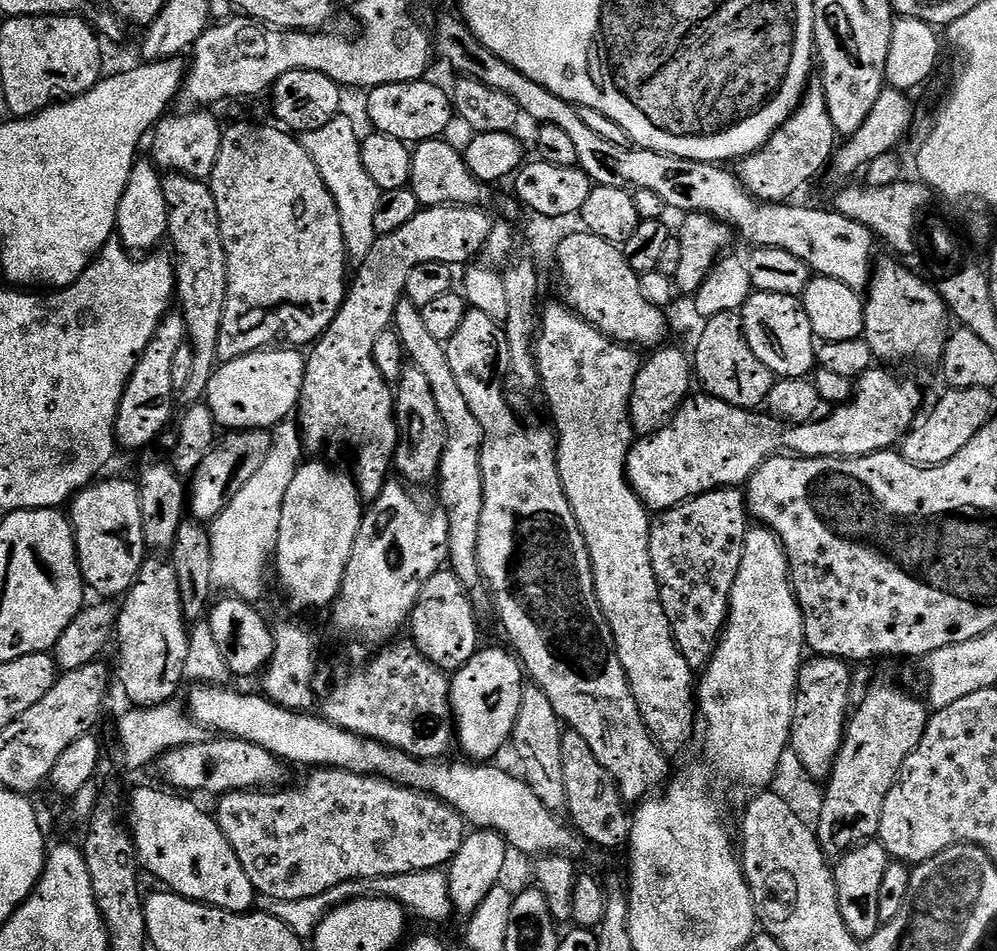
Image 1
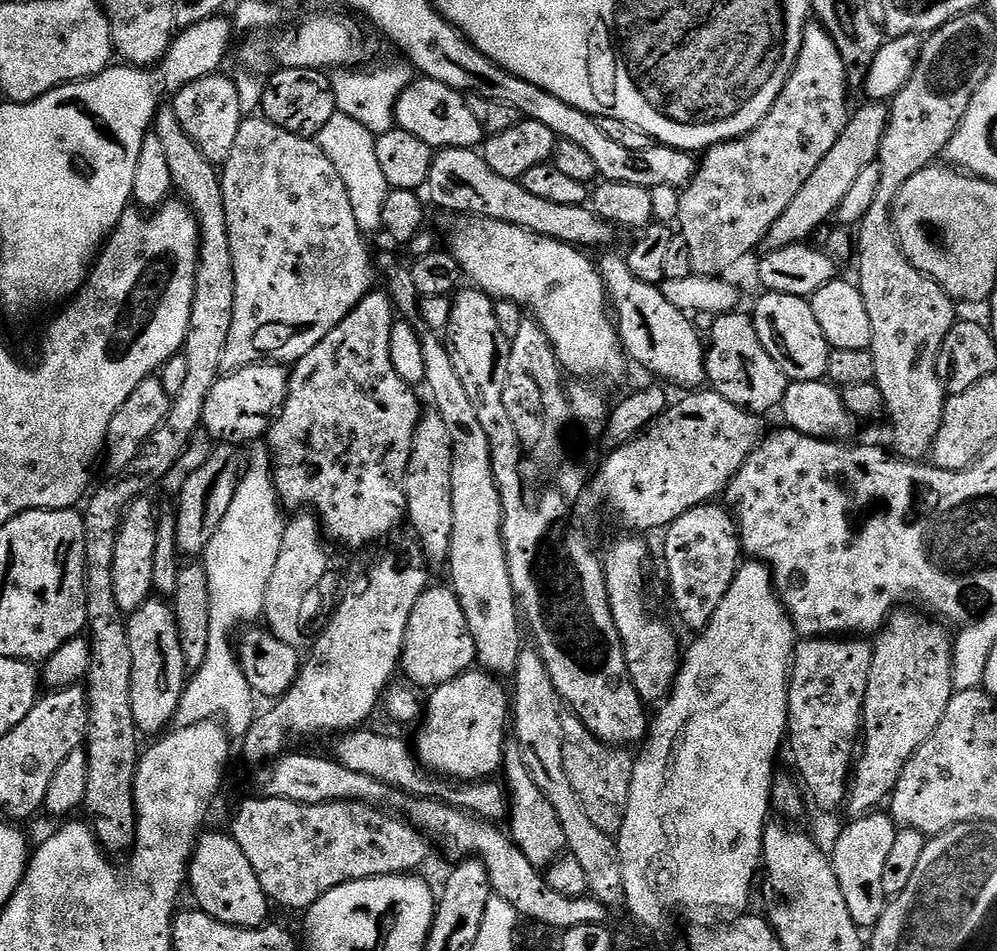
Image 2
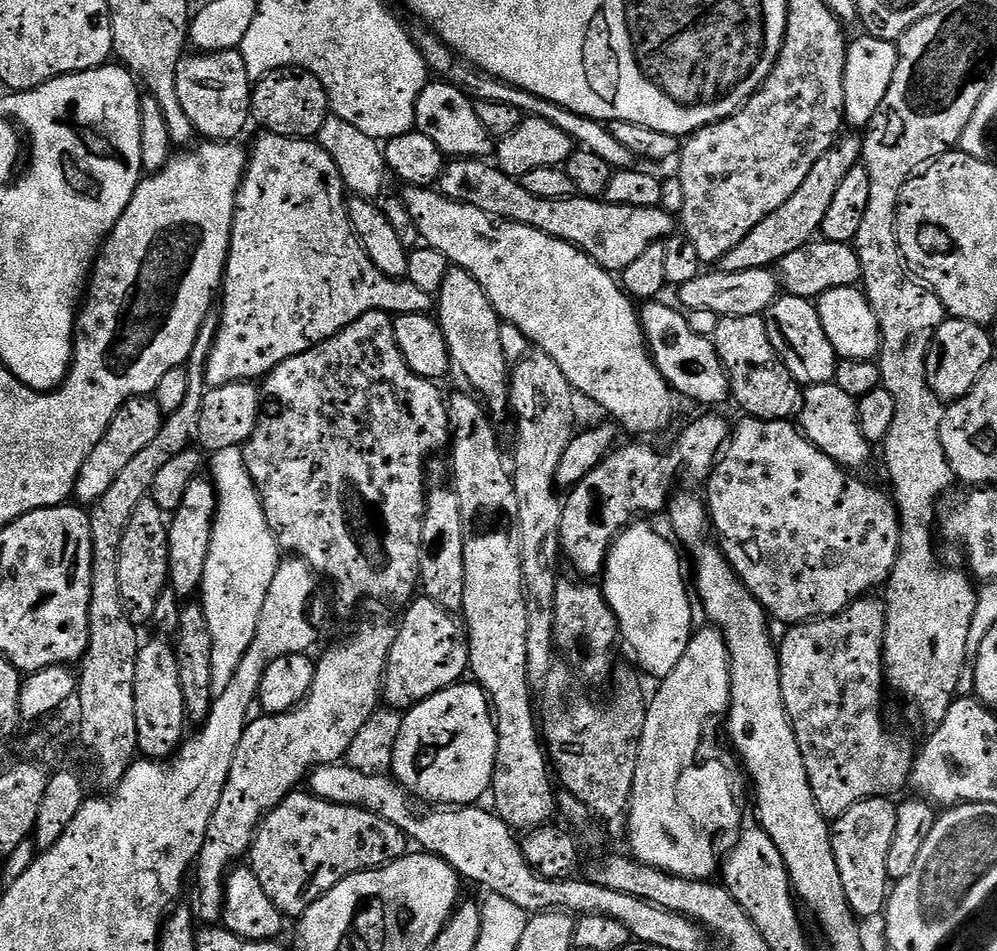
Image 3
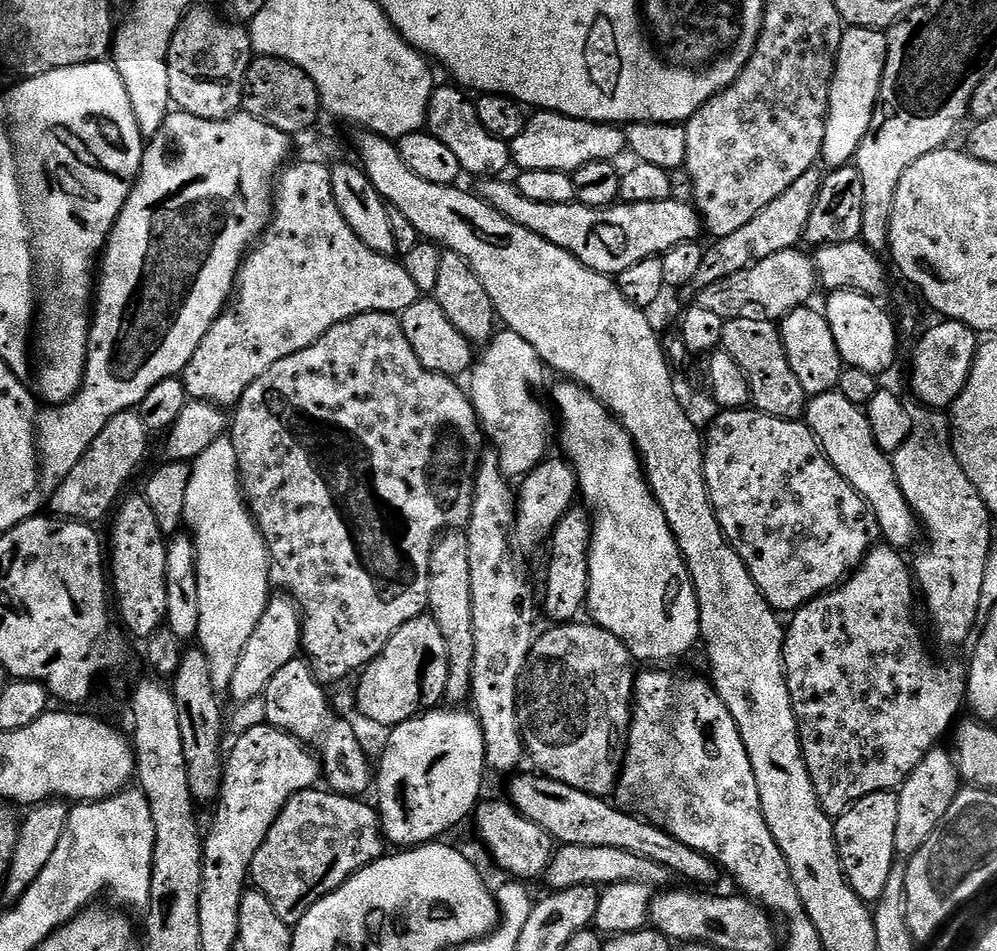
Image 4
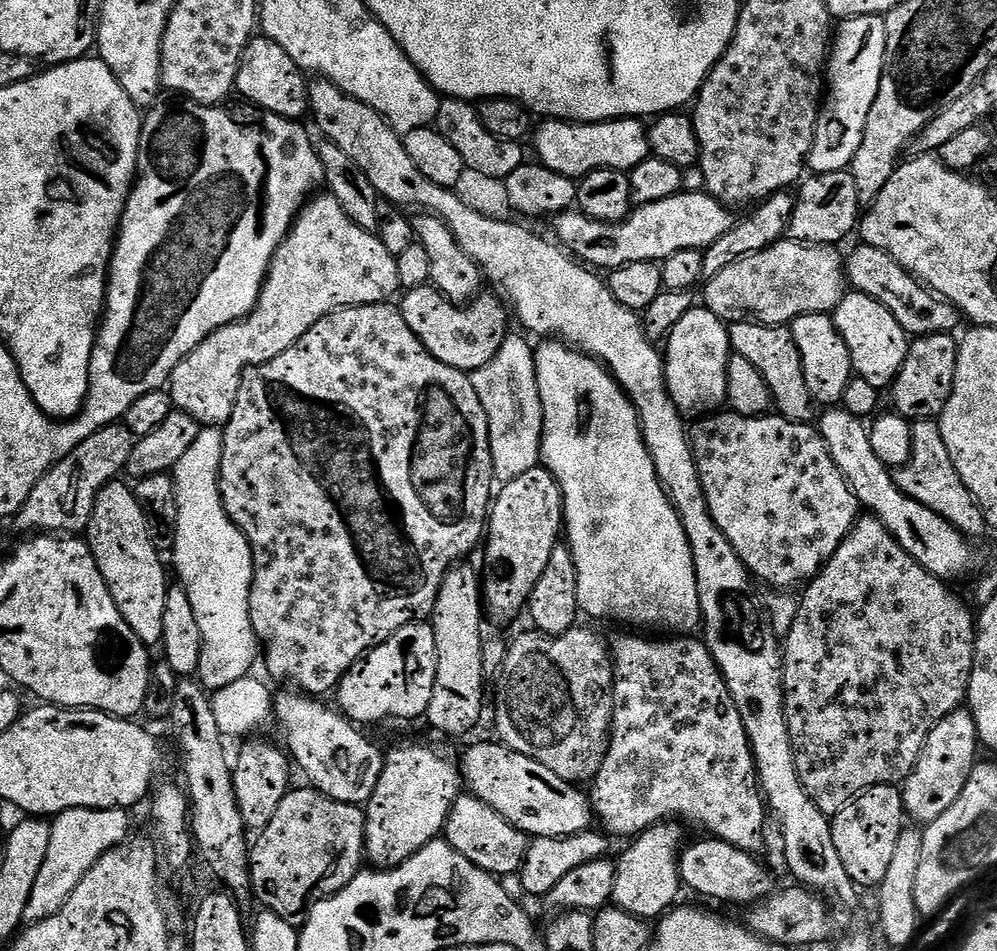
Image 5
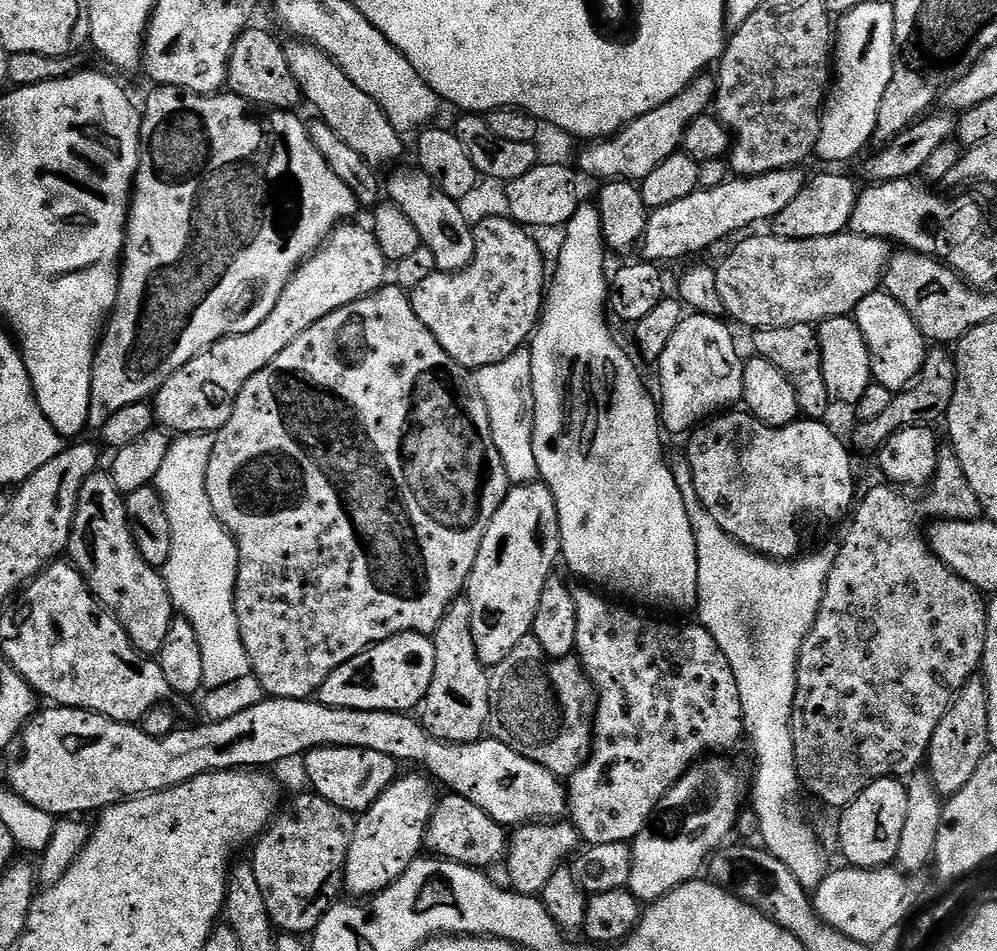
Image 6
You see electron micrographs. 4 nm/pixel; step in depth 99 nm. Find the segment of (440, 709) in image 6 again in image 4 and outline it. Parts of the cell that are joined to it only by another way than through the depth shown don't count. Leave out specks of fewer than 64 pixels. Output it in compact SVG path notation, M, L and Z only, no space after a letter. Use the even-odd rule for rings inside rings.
M448 530L437 540L430 558L427 611L436 619L442 636L446 638L450 670L444 695L452 702L467 701L472 695L474 666L474 606L470 590L470 542L467 531Z

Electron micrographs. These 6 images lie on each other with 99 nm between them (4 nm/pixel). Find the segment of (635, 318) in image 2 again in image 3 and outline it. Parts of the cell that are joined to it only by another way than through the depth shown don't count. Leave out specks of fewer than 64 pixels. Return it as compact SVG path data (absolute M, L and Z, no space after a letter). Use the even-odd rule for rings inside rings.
M645 303L638 315L640 329L643 330L644 338L648 341L648 350L652 353L652 361L658 366L662 378L666 378L673 393L681 397L684 395L688 400L697 400L700 404L720 404L724 399L727 401L730 396L728 375L724 373L715 343L709 337L707 340L706 337L699 336L688 325L689 317L683 311L660 303Z

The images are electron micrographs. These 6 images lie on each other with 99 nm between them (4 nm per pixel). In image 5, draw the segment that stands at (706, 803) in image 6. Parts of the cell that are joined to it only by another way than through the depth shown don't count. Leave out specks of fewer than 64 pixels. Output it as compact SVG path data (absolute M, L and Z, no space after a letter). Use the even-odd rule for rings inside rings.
M661 822L641 832L629 843L632 845L621 854L620 860L615 861L616 878L611 898L615 907L639 916L645 922L652 922L677 903L676 895L682 892L680 854L685 843L684 832L679 826L676 822Z

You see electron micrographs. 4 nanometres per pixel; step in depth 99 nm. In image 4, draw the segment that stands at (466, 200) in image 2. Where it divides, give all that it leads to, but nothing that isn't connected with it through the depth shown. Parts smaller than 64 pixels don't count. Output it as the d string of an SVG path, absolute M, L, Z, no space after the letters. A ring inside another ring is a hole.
M488 178L478 189L479 195L487 203L491 204L497 212L500 212L508 220L513 220L518 226L526 226L534 234L549 240L554 246L565 248L571 256L576 256L590 270L600 272L604 276L619 277L622 270L634 266L651 256L661 257L674 246L691 240L699 241L700 223L702 217L692 204L678 202L677 200L663 200L662 202L638 202L637 204L625 204L615 202L607 208L591 208L579 202L571 204L547 204L546 202L534 202L526 198L516 189L515 183L499 184L499 179Z

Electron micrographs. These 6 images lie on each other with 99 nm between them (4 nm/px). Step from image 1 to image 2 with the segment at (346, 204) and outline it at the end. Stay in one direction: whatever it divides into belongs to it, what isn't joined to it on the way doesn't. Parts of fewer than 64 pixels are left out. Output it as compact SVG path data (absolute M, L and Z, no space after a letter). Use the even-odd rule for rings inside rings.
M336 112L317 133L316 141L346 184L354 218L360 230L366 234L378 232L381 229L382 205L386 202L390 189L382 166L379 165L375 135L349 115Z

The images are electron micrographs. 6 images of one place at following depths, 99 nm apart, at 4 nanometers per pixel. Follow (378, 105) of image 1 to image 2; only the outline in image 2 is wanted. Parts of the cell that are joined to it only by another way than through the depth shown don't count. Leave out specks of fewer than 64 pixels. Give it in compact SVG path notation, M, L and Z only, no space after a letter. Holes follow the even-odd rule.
M427 78L413 79L396 103L395 127L422 138L434 150L442 148L476 148L485 139L474 110L470 110L465 93L454 90L442 82Z

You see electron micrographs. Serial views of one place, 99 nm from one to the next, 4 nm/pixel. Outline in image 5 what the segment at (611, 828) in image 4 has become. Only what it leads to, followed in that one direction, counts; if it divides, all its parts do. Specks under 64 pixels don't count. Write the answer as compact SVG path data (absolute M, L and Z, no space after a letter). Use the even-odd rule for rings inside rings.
M495 743L472 744L464 752L462 780L471 795L486 802L486 806L494 806L506 822L530 838L573 836L593 827L592 802L583 787L558 778L558 774L542 766L542 762L526 758L526 754L518 754L513 748L505 748L503 743ZM704 838L697 844L689 843L680 854L680 878L685 889L697 892L708 900L721 900L724 904L751 906L771 896L774 891L772 876L759 855L738 850L730 842Z

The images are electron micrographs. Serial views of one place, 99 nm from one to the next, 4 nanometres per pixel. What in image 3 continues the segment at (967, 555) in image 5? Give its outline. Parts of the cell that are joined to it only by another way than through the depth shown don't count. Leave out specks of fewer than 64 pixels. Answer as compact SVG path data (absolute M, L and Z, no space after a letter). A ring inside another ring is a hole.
M813 384L805 387L800 404L799 427L808 441L823 450L831 460L848 470L860 470L872 456L873 445L860 429L860 409L857 397L846 394L842 386L831 384Z

